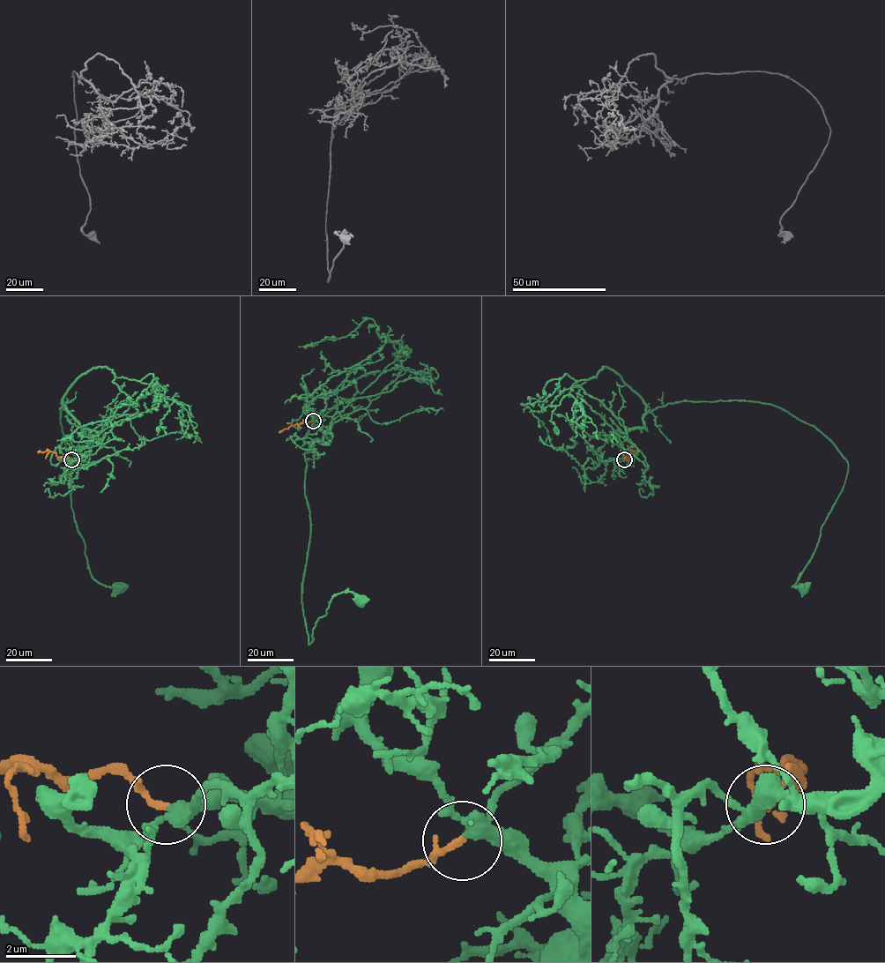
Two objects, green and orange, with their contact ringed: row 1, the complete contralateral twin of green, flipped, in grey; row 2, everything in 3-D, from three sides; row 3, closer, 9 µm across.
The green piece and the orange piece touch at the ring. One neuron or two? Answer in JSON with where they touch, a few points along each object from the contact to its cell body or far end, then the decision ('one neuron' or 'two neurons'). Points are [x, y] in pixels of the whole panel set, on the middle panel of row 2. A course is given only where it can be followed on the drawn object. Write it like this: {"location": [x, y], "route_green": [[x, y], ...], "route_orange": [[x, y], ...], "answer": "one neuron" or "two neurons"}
{"location": [313, 421], "route_green": [[313, 421], [330, 434], [330, 423], [305, 455], [308, 645], [336, 594], [353, 592], [360, 600]], "route_orange": [[313, 421], [292, 425], [278, 432]], "answer": "one neuron"}

